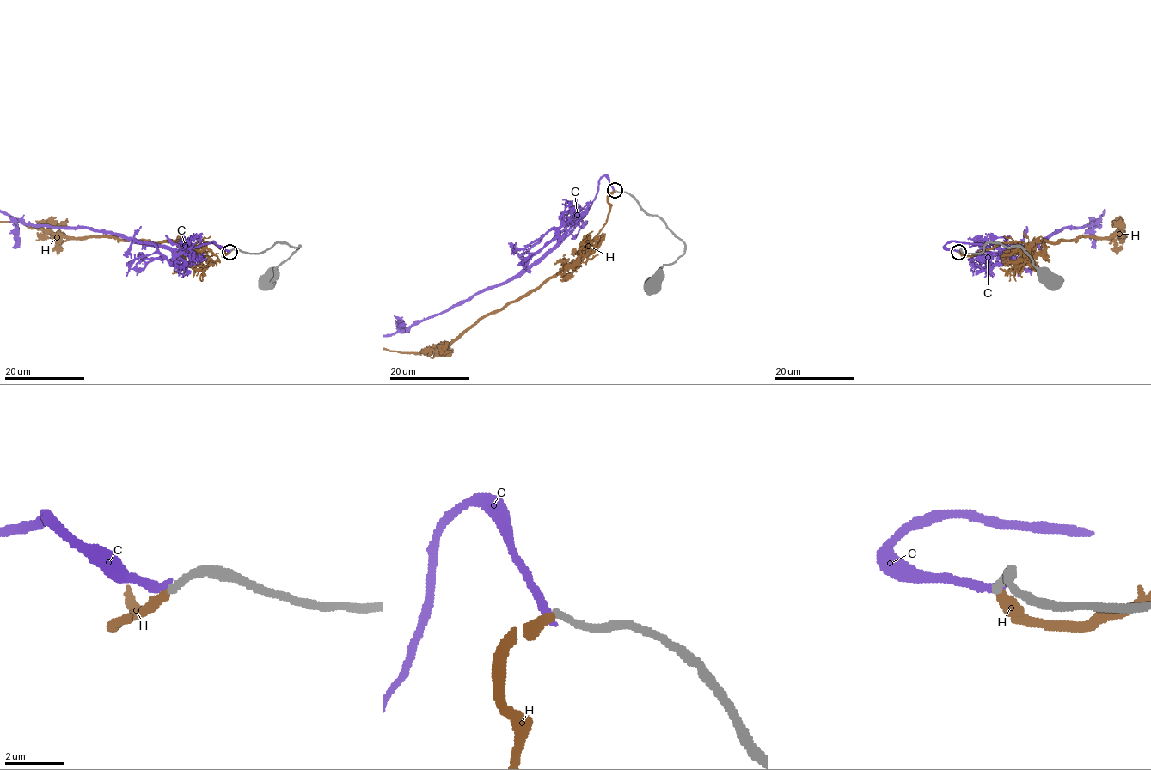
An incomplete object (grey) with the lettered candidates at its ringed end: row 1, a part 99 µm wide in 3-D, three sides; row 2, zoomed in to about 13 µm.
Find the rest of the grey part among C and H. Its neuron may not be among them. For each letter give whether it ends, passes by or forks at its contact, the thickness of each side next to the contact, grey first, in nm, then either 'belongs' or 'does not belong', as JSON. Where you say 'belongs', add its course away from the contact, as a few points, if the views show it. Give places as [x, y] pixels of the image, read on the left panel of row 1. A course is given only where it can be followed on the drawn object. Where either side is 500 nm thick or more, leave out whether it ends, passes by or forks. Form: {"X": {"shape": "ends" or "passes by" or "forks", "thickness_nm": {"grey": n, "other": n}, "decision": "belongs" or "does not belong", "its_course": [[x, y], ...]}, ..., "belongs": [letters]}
{"C": {"shape": "ends", "thickness_nm": {"grey": 240, "other": 320}, "decision": "does not belong"}, "H": {"shape": "ends", "thickness_nm": {"grey": 280, "other": 340}, "decision": "belongs"}, "belongs": ["H"]}

